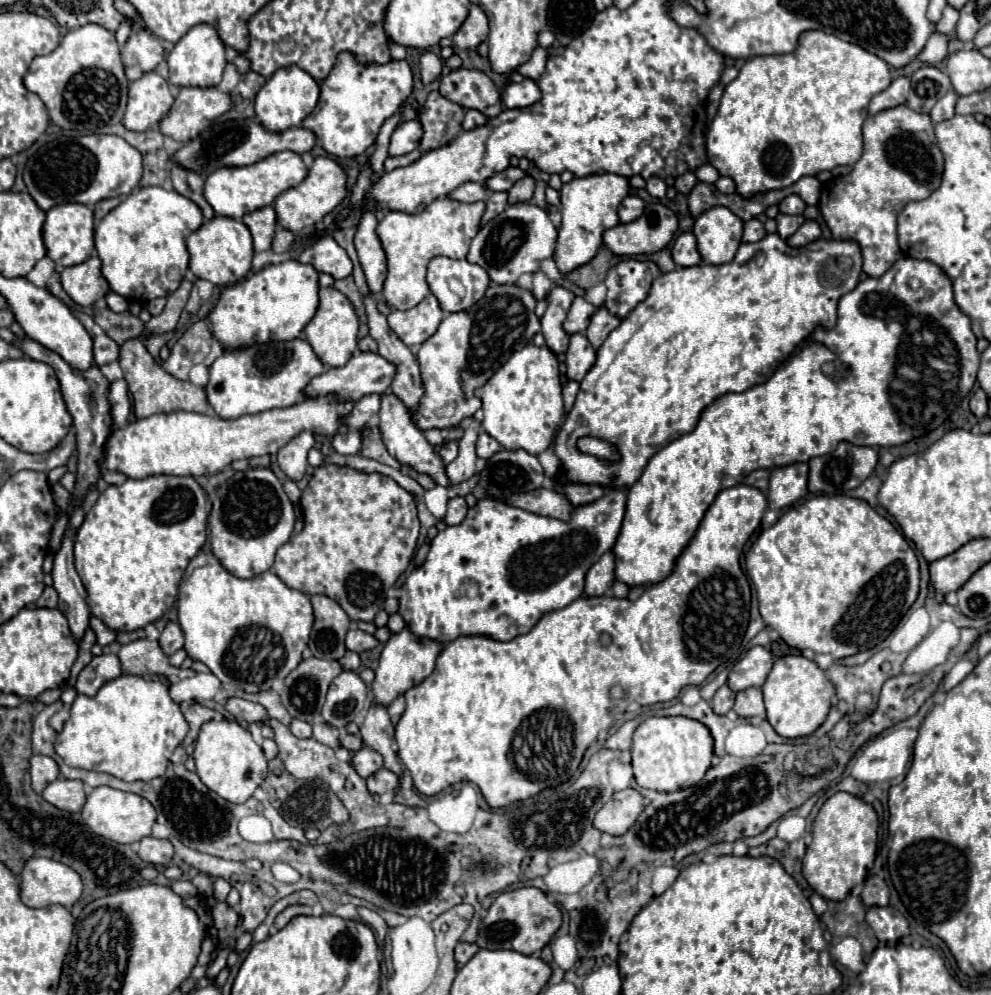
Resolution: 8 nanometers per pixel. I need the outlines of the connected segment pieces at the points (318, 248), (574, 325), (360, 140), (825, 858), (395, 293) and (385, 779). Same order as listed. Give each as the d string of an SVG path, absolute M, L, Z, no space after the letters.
M322 236L312 246L302 250L298 262L312 264L318 272L326 272L336 280L352 274L352 260L348 258L346 250L334 242L332 236Z
M576 296L576 300L572 302L572 308L568 312L568 318L564 322L564 328L568 330L568 334L576 334L576 332L586 332L592 314L598 308L594 304L590 304L586 298Z
M340 54L332 74L320 86L320 100L302 126L314 130L320 146L332 156L352 158L376 142L382 124L394 116L410 98L414 88L412 70L406 60L390 60L384 66L362 66L352 54Z
M836 792L822 804L814 820L812 844L810 850L806 850L802 874L808 880L810 888L818 892L822 898L844 900L856 884L864 882L868 870L874 864L876 846L878 846L876 810L854 794Z
M436 198L420 214L390 210L376 228L388 258L388 278L384 282L384 298L396 310L408 310L424 300L430 292L426 284L426 264L434 256L466 258L472 238L480 228L484 202L462 204L450 198Z
M380 768L376 774L366 778L366 784L370 794L384 794L384 792L392 792L398 786L398 776L386 768Z

